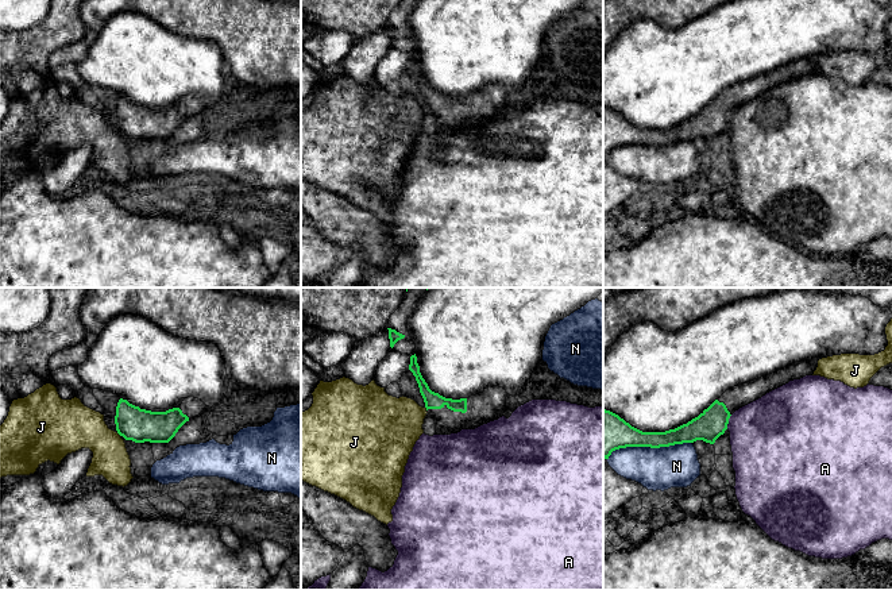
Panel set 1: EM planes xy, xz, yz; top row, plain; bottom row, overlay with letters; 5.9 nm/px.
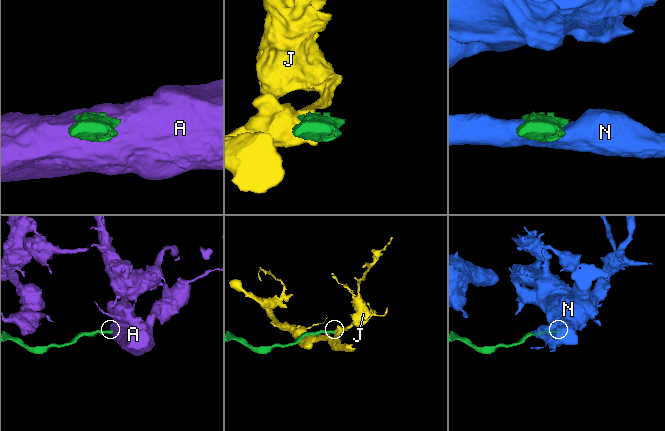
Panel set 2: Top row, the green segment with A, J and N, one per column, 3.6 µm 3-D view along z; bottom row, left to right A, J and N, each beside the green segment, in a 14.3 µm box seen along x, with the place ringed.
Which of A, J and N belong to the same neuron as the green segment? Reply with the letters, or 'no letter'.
no letter

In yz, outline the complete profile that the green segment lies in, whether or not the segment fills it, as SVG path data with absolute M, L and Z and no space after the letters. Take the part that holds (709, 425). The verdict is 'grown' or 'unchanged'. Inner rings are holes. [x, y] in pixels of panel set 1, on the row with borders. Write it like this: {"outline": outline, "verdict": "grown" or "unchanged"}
{"outline": "M802 360L769 375L734 386L726 390L698 417L665 432L642 432L618 414L603 409L603 458L609 459L613 451L626 447L660 448L696 440L714 444L727 429L729 419L735 410L789 381L812 375L816 367L818 360Z", "verdict": "grown"}

